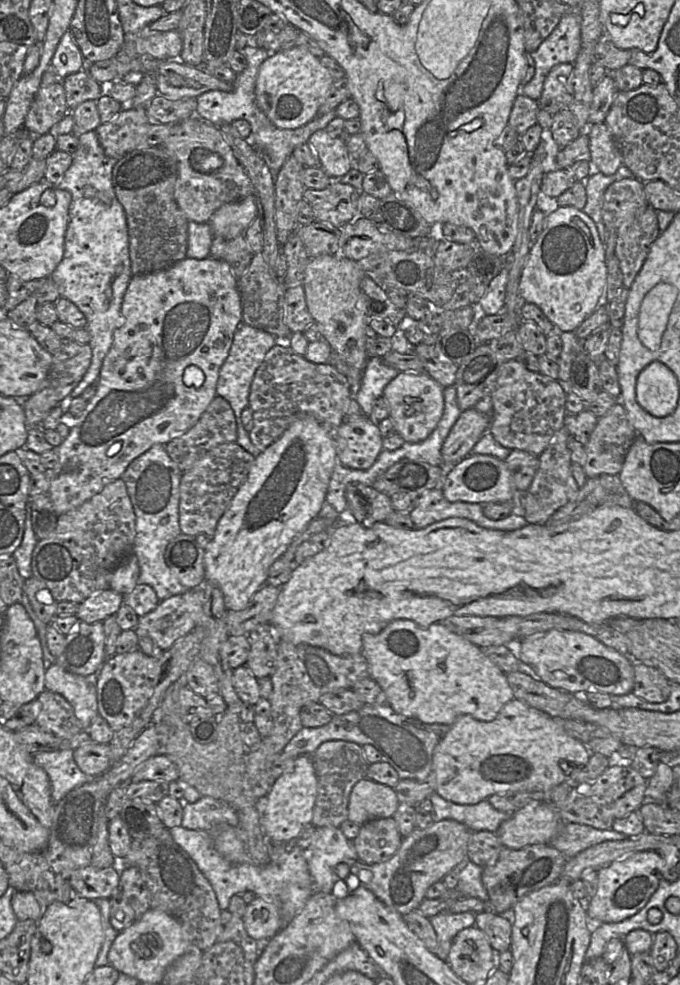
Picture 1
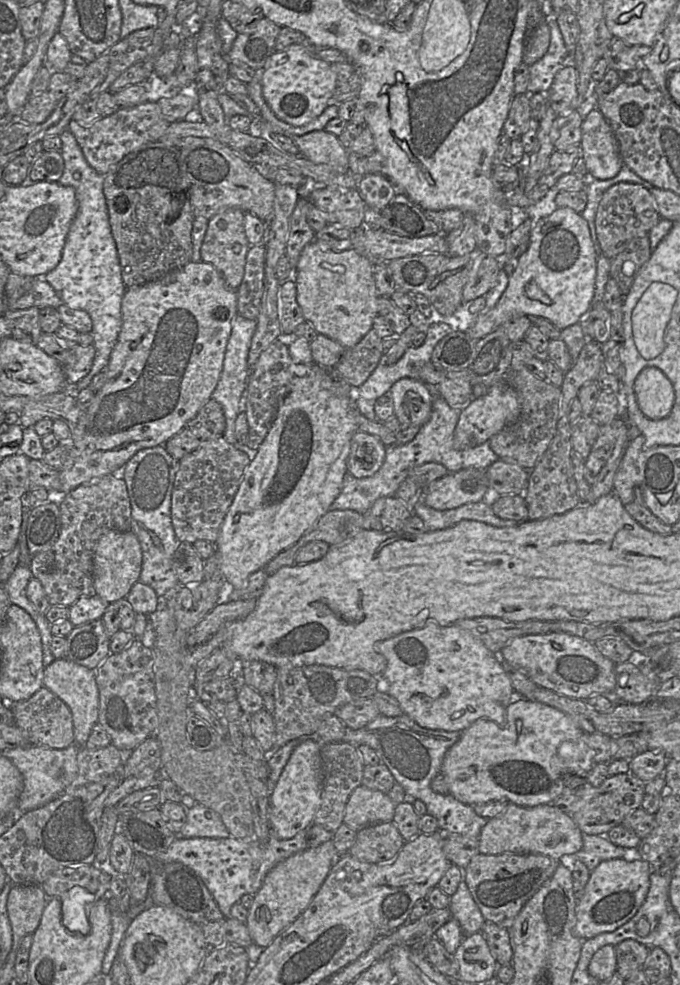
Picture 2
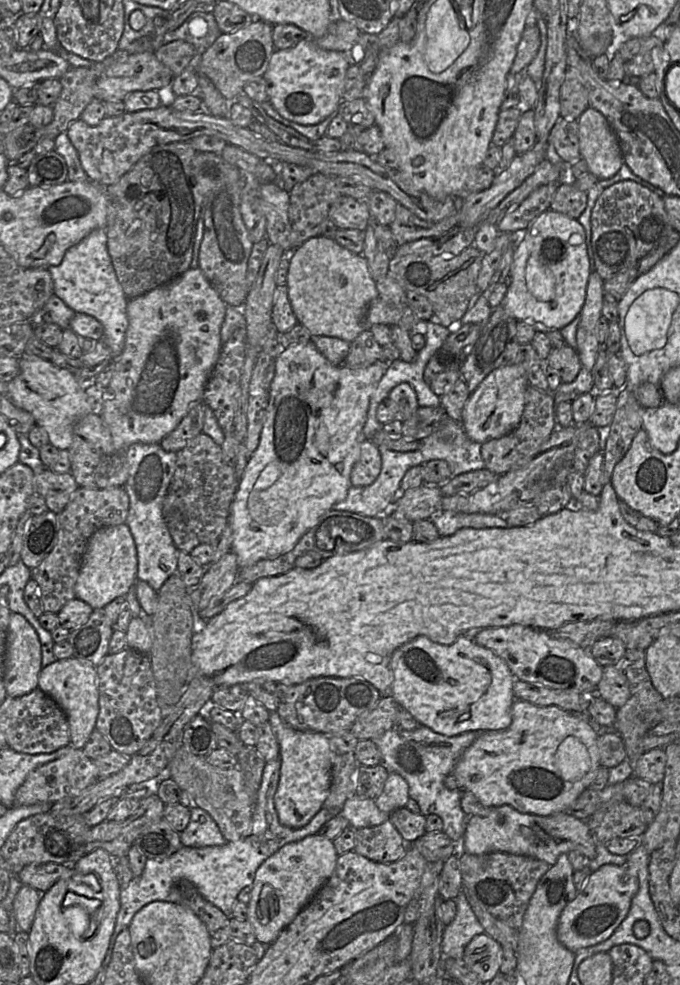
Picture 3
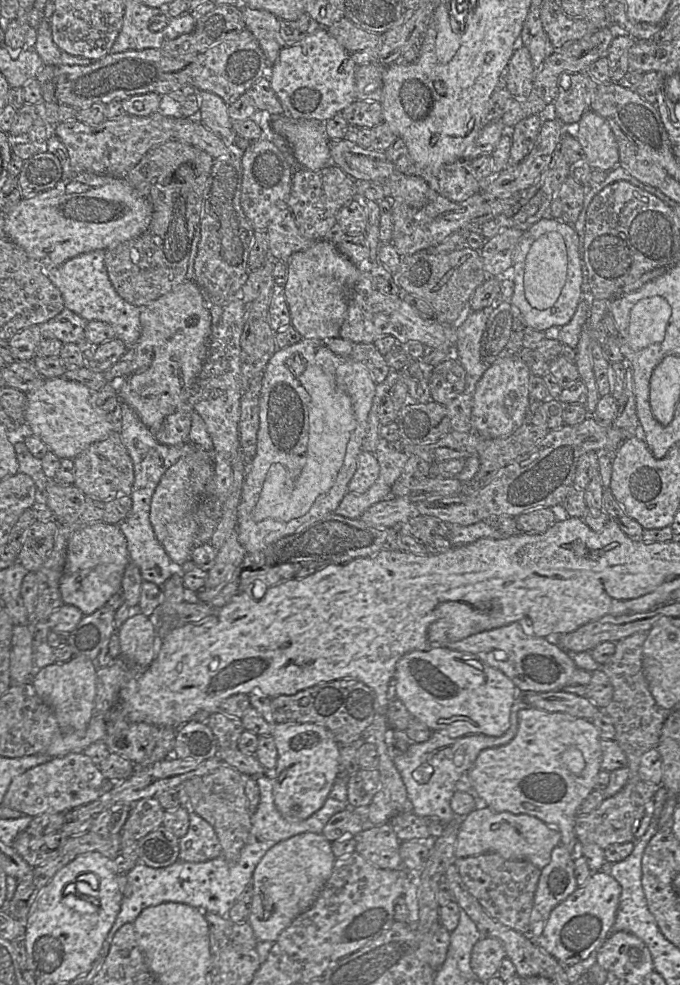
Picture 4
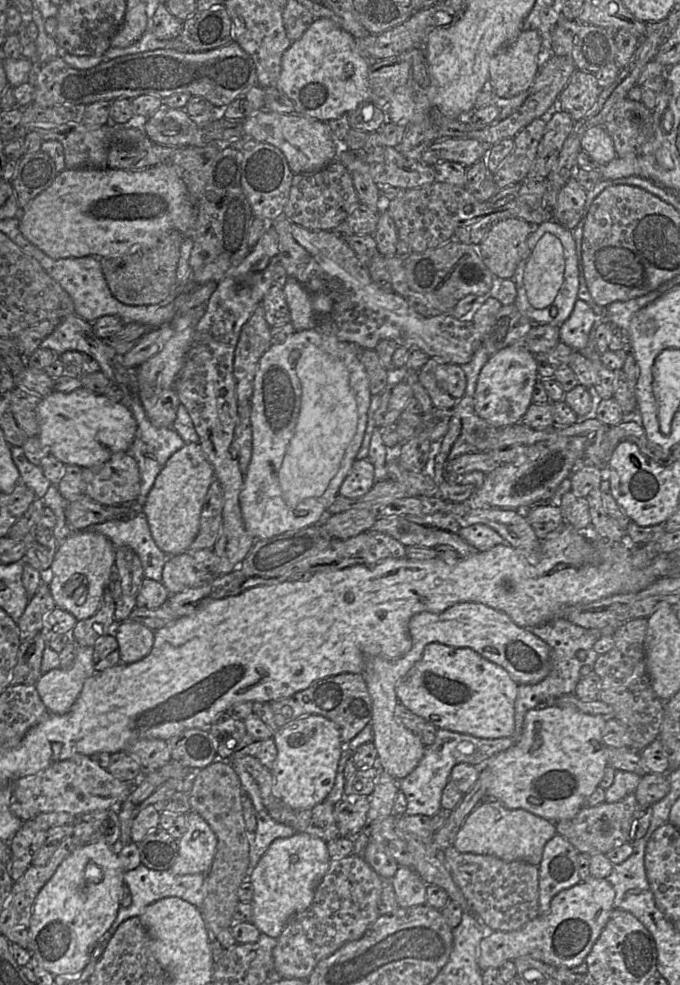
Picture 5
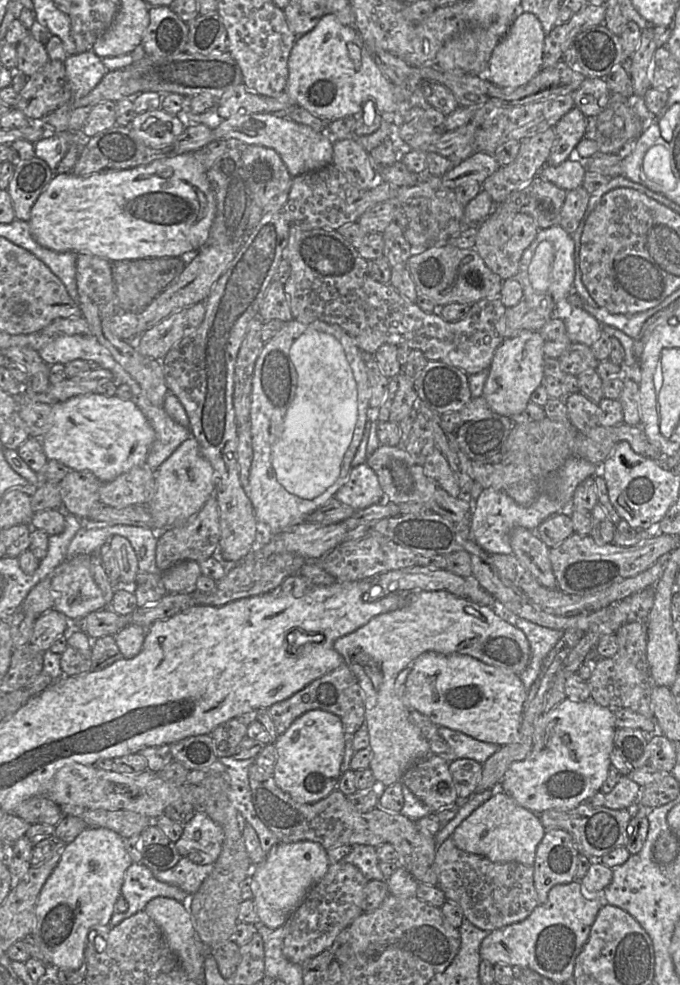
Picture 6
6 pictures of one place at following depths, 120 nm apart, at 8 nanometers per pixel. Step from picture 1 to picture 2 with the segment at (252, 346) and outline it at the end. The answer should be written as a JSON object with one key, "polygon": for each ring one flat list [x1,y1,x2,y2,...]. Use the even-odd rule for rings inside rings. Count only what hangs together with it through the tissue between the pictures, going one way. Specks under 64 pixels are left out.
{"polygon":[[237,314,231,322,231,333,227,342,224,361,223,361,223,373,220,376,218,384,212,393,212,398,217,401,224,412,226,427,224,431,224,438,226,441,243,452,247,453,250,461,254,459,257,450,249,448,246,444,237,442,235,436,235,421,238,414,243,410,243,398,246,391,247,381,250,376,248,369,248,354,251,345,251,339,256,329,256,321,250,320]]}

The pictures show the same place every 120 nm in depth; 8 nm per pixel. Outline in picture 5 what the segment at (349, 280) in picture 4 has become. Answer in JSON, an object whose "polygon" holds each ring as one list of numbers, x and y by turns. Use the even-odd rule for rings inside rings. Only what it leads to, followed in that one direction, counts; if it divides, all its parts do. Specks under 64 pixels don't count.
{"polygon":[[288,276,283,291,295,331,316,328,318,318,326,316,333,308,333,302,329,296,309,293,293,277]]}

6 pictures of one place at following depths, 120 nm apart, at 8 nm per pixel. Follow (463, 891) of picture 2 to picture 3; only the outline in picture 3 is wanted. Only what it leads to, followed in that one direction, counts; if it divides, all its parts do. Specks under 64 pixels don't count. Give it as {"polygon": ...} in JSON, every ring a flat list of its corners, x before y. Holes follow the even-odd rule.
{"polygon":[[461,891,453,900,456,904,456,915,444,929,441,963,448,958,462,959,465,947,472,938,485,933,465,893]]}

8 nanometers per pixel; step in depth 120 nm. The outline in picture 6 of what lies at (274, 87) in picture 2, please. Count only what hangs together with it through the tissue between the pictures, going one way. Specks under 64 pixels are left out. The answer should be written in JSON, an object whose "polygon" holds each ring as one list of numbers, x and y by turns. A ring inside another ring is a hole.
{"polygon":[[327,13,309,32,297,37,288,58,288,79,285,92,295,105,307,109,325,121,332,121,346,115,354,115,360,111,374,114,374,107,379,114,401,113,402,116,413,107,410,100,399,100,395,94,395,84,383,75,369,54,365,44,354,28,342,24,336,15]]}

